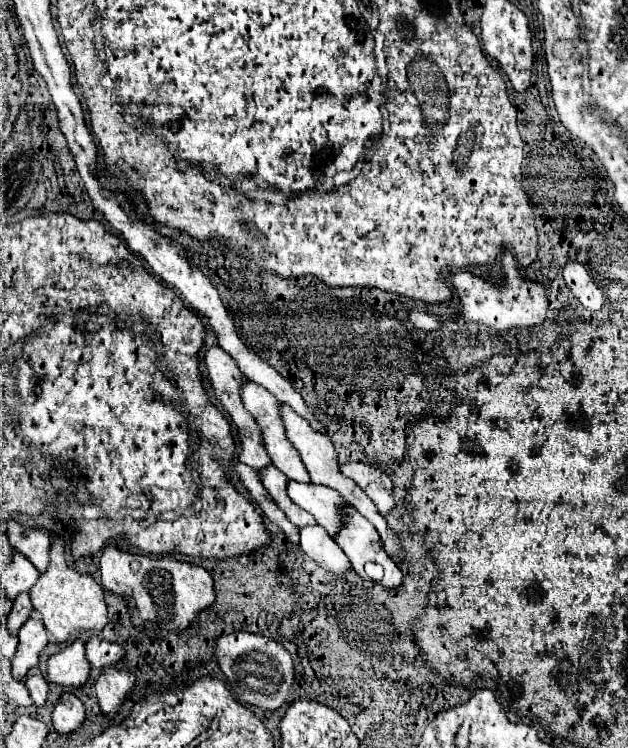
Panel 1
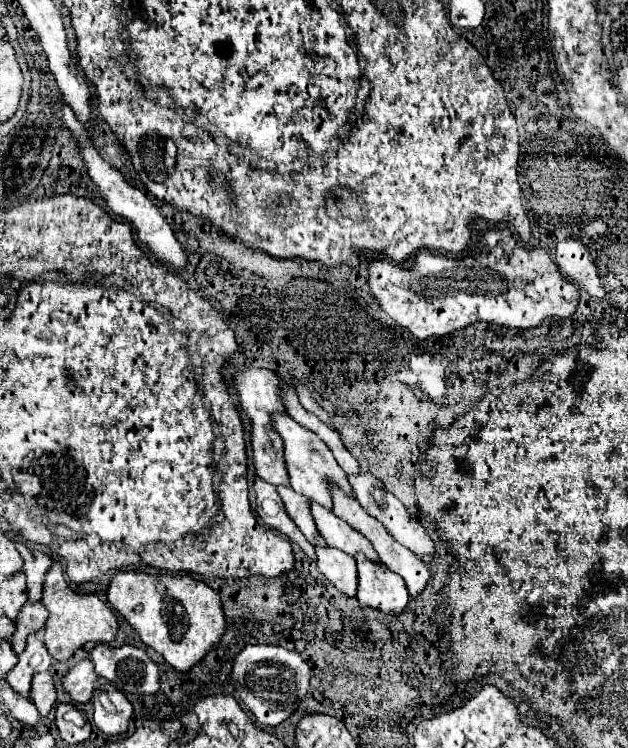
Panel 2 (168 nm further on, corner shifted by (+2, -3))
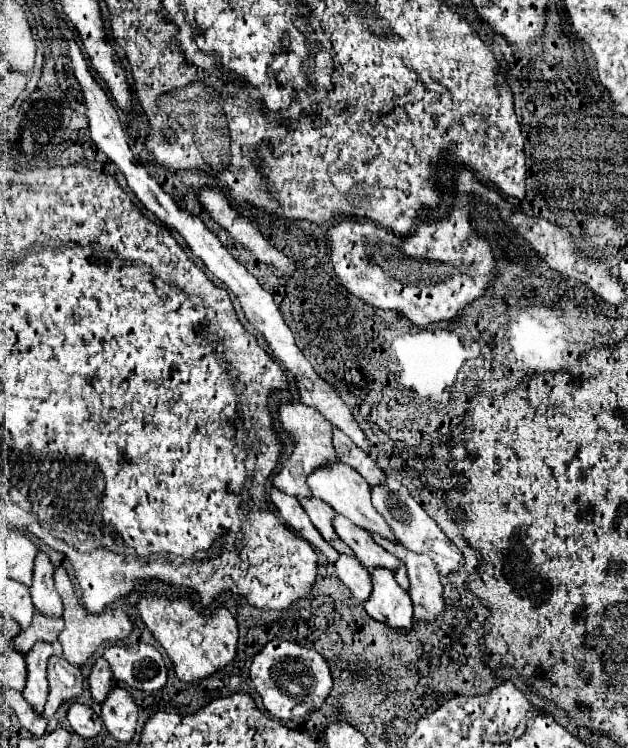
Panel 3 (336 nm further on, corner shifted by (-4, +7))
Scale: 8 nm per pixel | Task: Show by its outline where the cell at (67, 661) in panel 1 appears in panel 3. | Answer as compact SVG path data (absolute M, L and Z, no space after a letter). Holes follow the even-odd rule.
M97 658L89 674L89 690L95 702L103 702L111 690L111 668L105 658Z

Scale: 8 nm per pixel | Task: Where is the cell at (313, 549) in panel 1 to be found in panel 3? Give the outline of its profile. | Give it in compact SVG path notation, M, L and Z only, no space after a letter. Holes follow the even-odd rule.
M341 554L339 560L335 562L335 572L339 580L351 590L351 594L359 602L367 602L371 596L371 576L369 572L359 564L355 556L345 556Z

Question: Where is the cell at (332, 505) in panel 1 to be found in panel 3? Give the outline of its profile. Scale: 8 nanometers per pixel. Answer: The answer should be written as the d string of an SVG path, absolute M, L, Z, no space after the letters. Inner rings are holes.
M335 514L335 532L339 534L339 538L355 552L357 560L371 572L375 568L387 568L395 574L397 584L403 590L409 590L409 580L407 580L407 570L403 568L403 562L395 556L391 556L391 552L387 552L385 548L381 548L367 532L363 532L359 526L355 526L351 520L347 520L345 516Z

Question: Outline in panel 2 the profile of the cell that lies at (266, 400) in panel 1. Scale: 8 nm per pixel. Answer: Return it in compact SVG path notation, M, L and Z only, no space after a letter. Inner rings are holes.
M271 414L273 420L273 428L279 432L279 436L283 438L283 448L285 448L285 468L289 474L289 484L293 490L297 490L299 494L319 502L321 506L331 510L331 498L329 498L329 490L327 484L333 482L337 486L341 486L347 494L353 496L353 490L347 482L345 472L341 470L341 466L337 464L337 460L333 458L331 450L317 438L317 434L313 434L311 430L303 428L301 424L297 424L291 416L287 414Z

